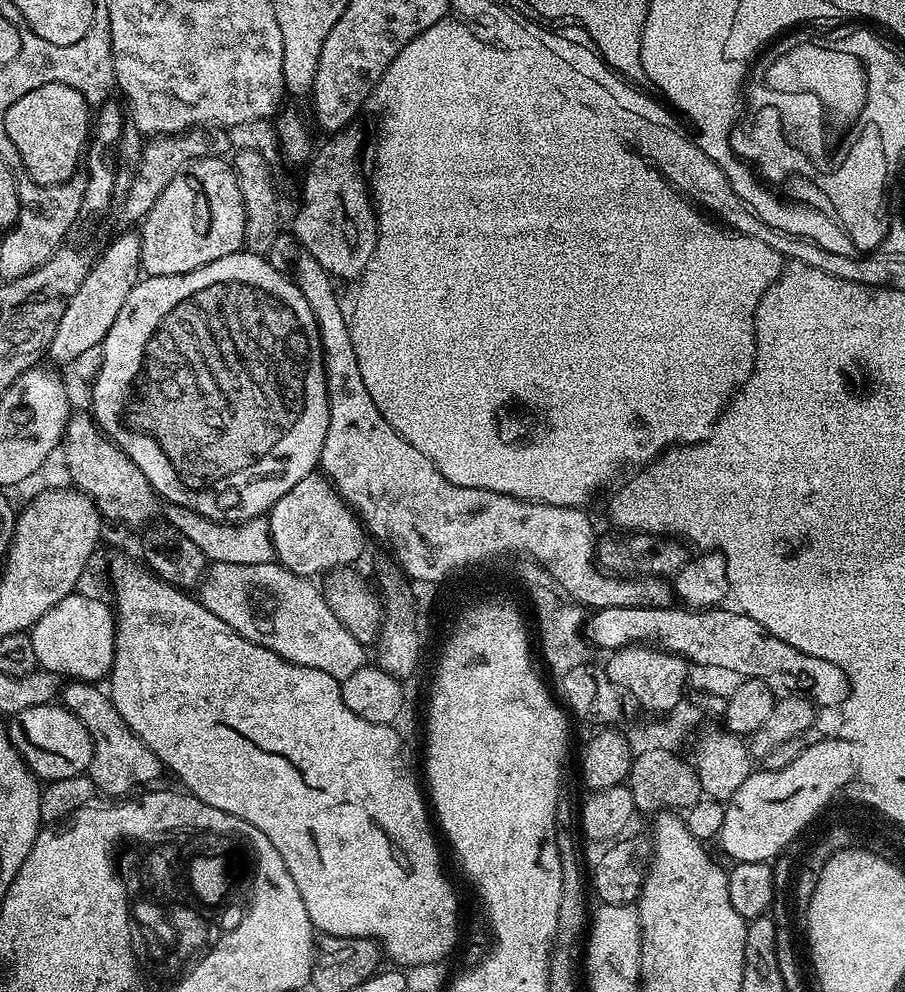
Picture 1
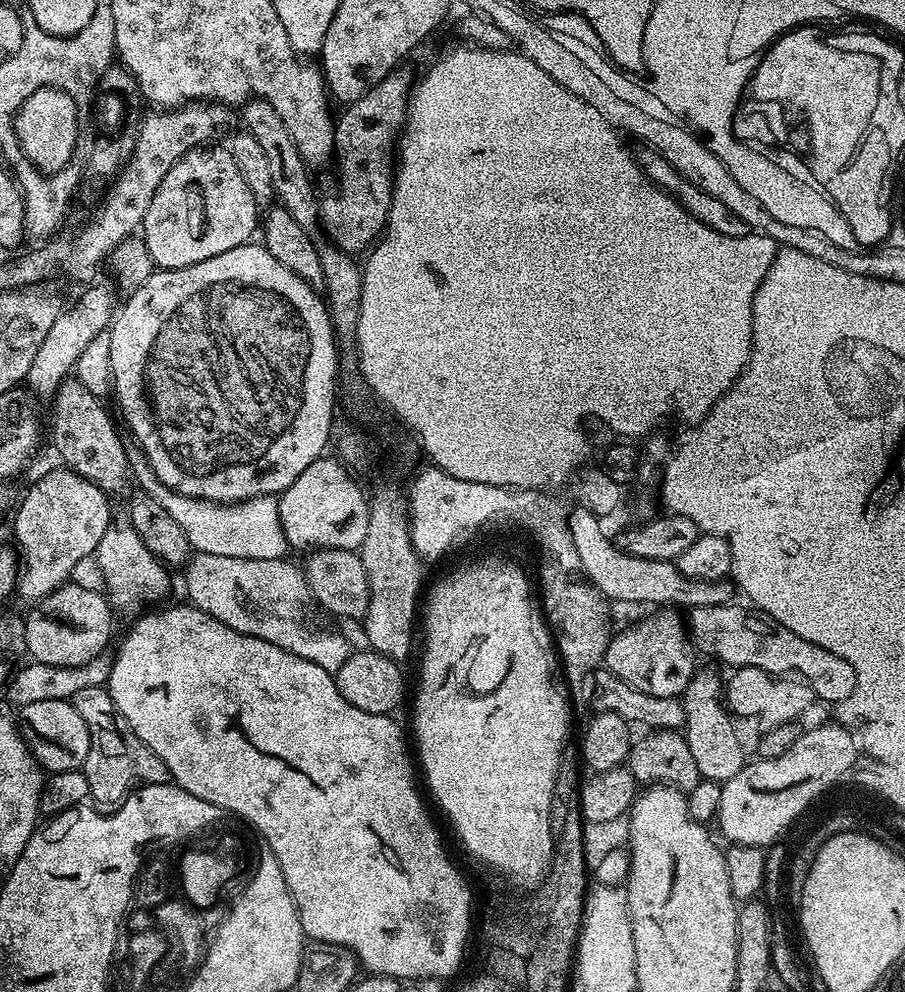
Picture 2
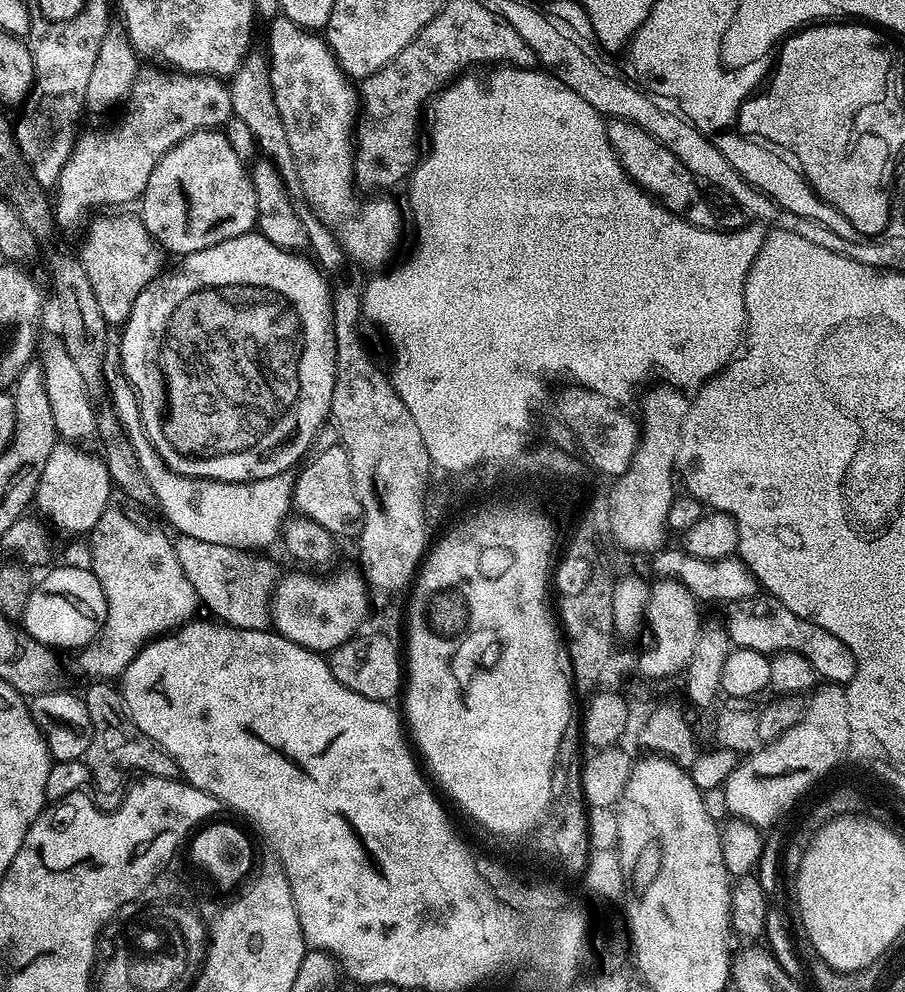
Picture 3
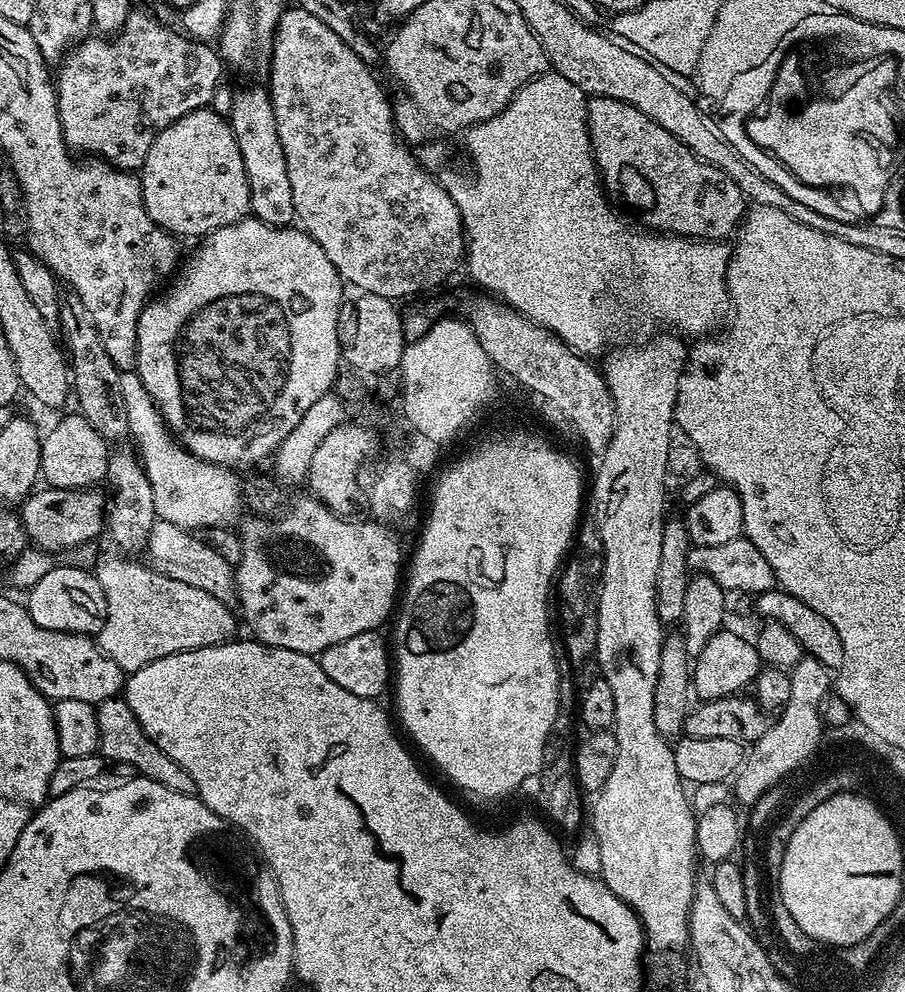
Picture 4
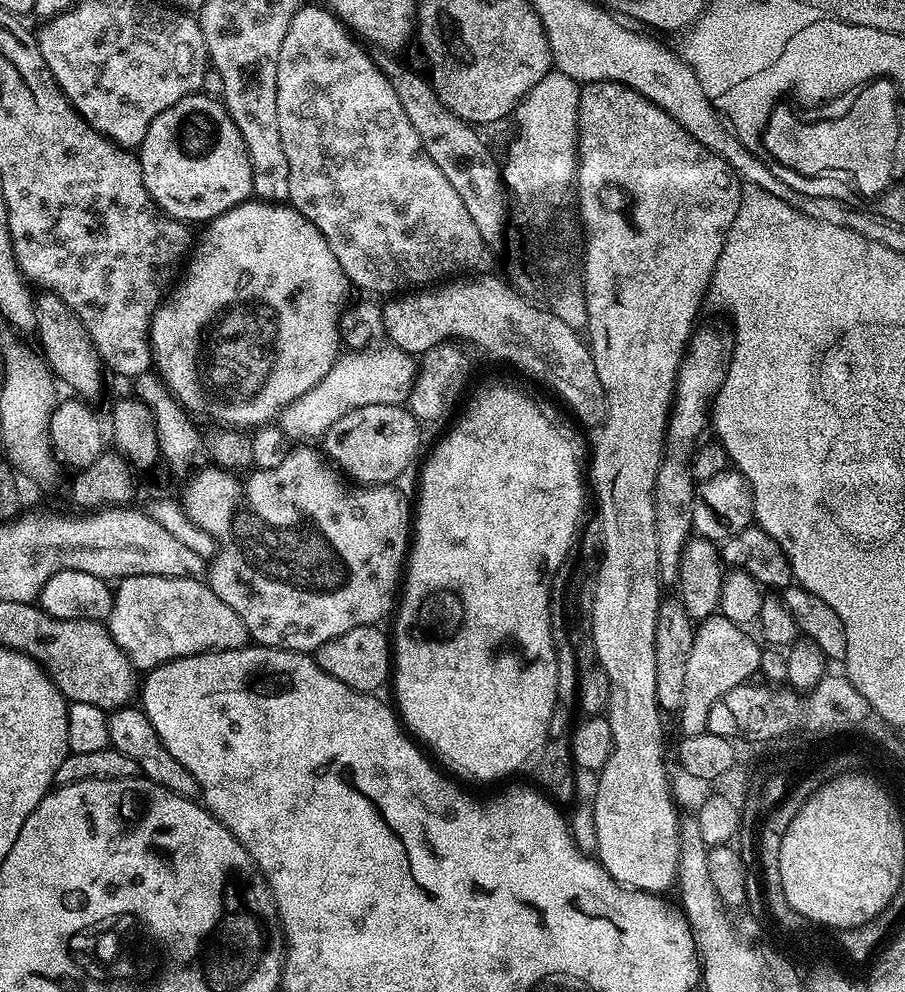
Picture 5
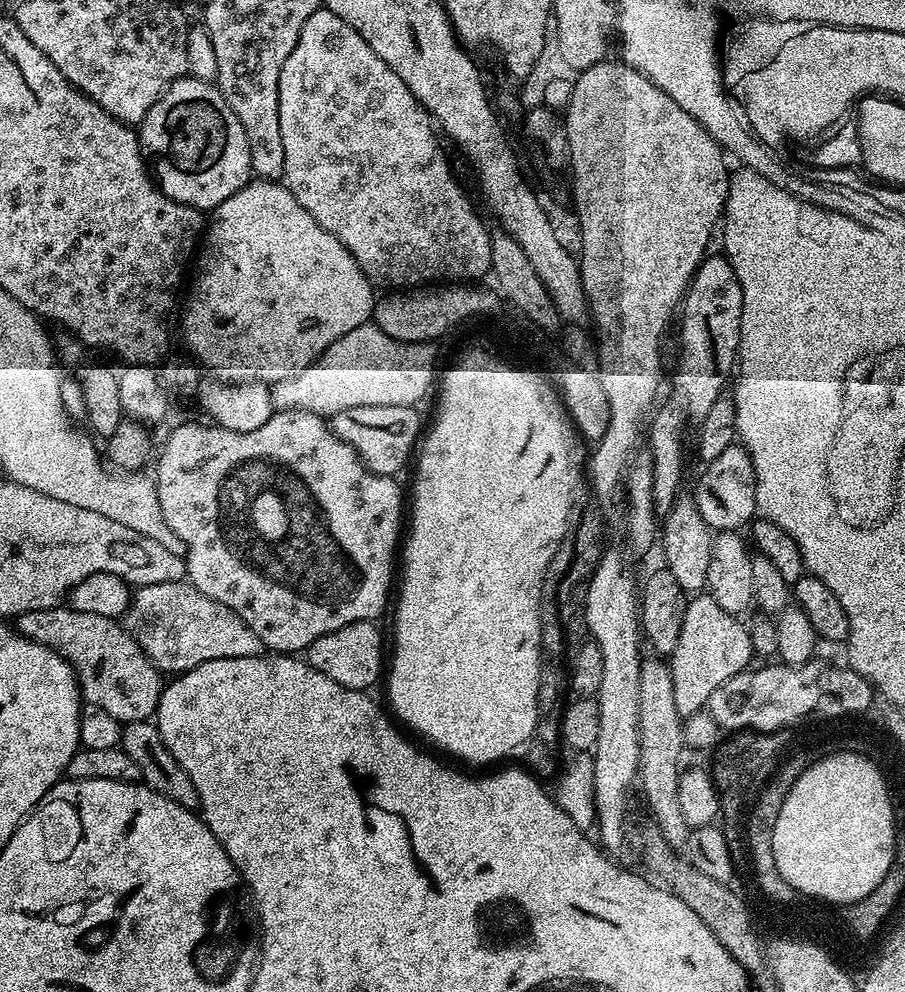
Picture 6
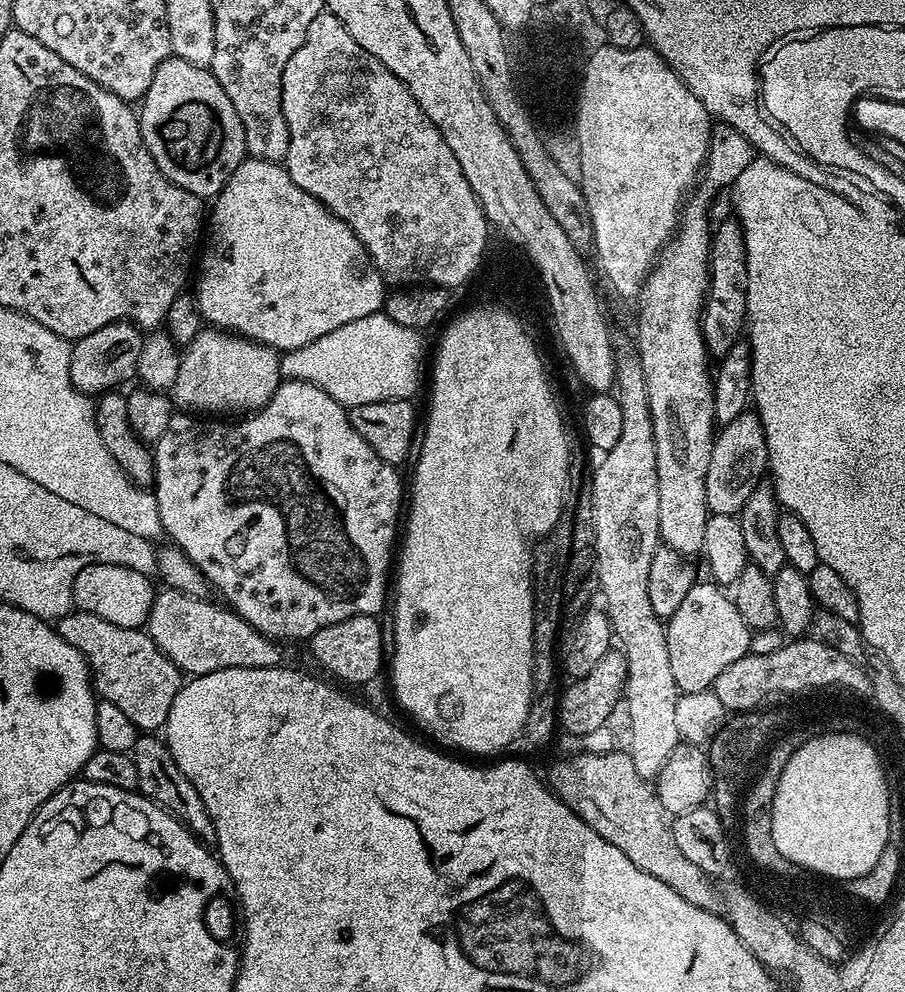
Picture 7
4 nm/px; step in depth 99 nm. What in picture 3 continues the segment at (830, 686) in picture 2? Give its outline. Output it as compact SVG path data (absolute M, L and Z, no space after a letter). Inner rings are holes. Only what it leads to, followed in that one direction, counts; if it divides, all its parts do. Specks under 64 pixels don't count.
M760 594L745 600L734 601L727 605L729 641L737 648L758 650L764 655L777 652L796 652L803 655L817 677L827 683L847 685L855 672L855 662L844 643L840 642L834 634L822 628L818 623L798 618L793 611L786 610L775 596Z

